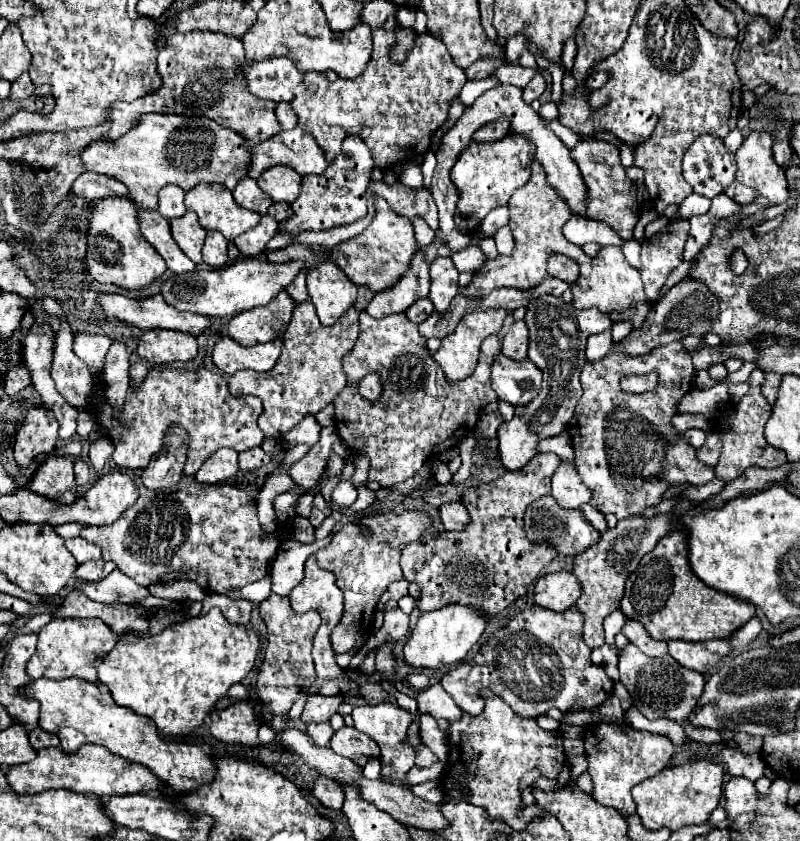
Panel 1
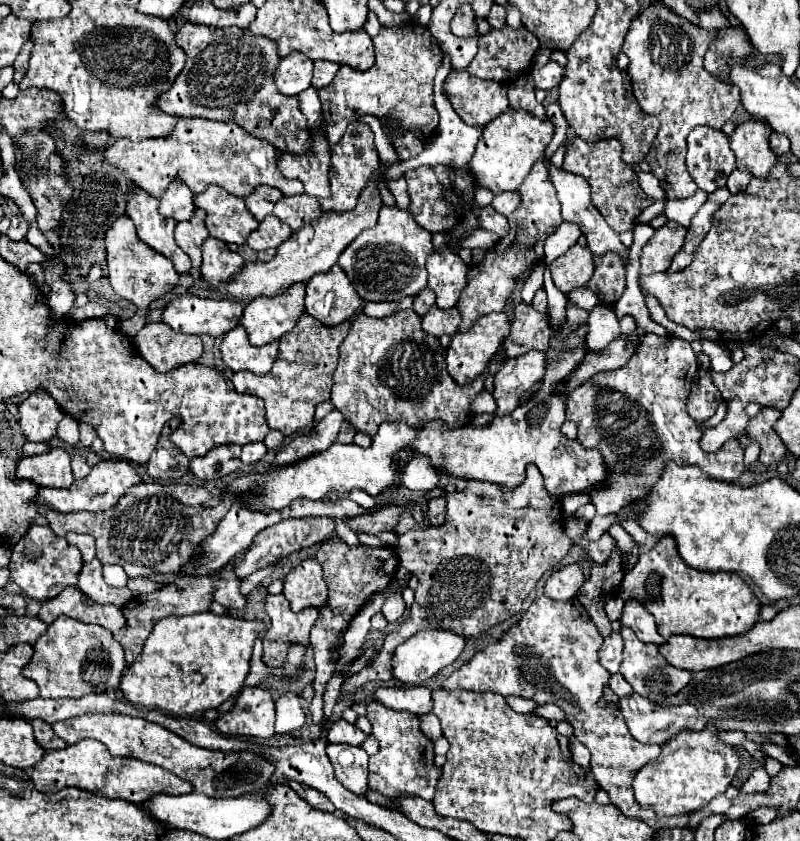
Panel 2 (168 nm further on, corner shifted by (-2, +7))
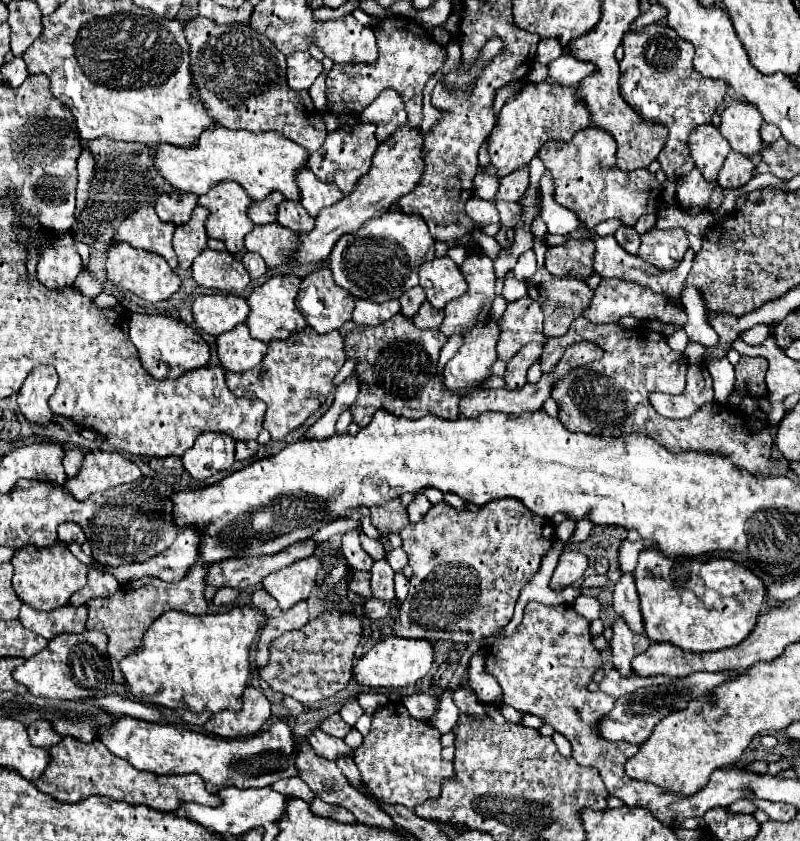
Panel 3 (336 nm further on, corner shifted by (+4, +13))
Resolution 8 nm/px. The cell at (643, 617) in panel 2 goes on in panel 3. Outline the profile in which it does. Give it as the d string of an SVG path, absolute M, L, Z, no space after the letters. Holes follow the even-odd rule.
M622 574L620 580L614 586L614 612L626 620L630 630L636 634L644 634L644 624L642 624L642 614L640 614L640 604L638 604L638 594L634 586L634 576L632 574Z

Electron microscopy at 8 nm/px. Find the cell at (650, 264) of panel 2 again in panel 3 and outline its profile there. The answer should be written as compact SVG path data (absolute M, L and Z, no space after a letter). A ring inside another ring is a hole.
M674 228L674 230L650 230L642 236L640 244L640 258L648 264L656 266L658 270L672 270L680 264L688 250L690 242L686 236L686 230Z

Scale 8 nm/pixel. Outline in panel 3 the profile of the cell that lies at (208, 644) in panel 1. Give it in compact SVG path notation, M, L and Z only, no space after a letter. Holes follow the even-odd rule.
M250 606L232 608L224 614L202 614L190 616L180 612L162 614L144 636L144 646L138 654L122 658L120 668L126 676L128 688L136 696L144 696L146 704L166 706L166 708L186 708L192 712L222 712L222 710L240 710L242 692L248 686L250 678L250 646L256 634L264 626L264 614Z

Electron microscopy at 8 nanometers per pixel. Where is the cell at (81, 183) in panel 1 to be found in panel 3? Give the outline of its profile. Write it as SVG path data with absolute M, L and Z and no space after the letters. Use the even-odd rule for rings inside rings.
M152 206L140 208L120 224L120 228L116 230L116 234L112 236L110 242L98 244L98 250L108 252L112 248L112 244L128 242L134 248L142 248L142 250L164 256L168 266L176 270L178 262L176 262L176 252L172 248L174 228L176 226L172 226L168 222L160 222L160 218L156 216Z

